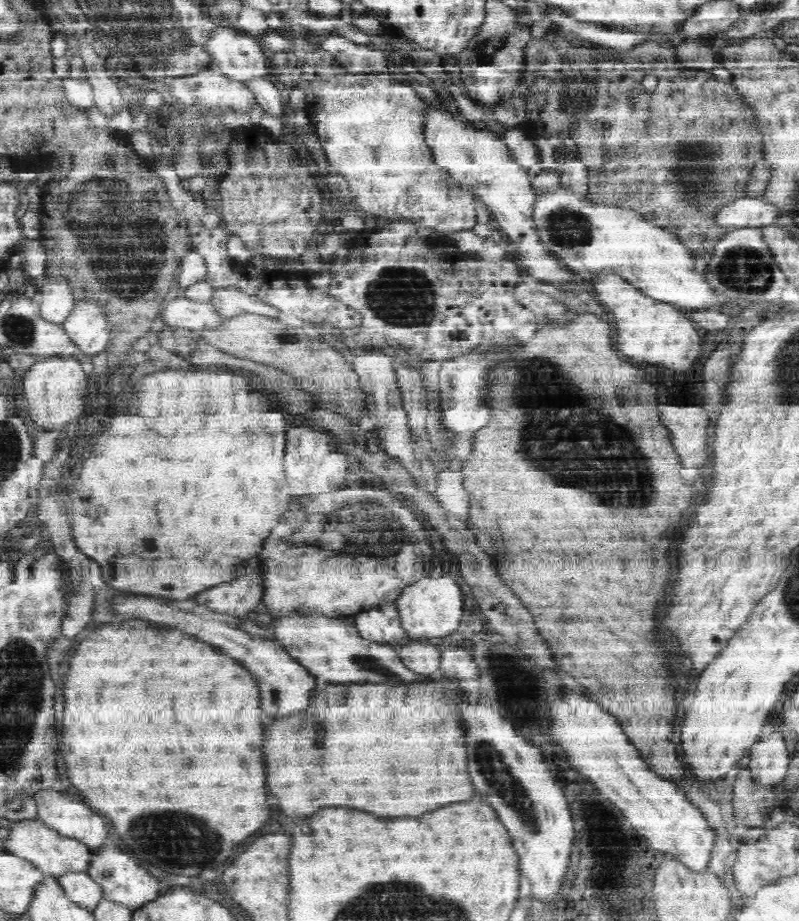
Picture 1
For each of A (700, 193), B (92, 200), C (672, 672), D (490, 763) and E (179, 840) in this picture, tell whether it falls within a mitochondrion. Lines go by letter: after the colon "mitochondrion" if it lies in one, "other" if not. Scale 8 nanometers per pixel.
A: mitochondrion
B: mitochondrion
C: other
D: mitochondrion
E: mitochondrion

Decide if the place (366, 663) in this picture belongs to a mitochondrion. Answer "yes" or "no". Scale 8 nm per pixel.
yes

